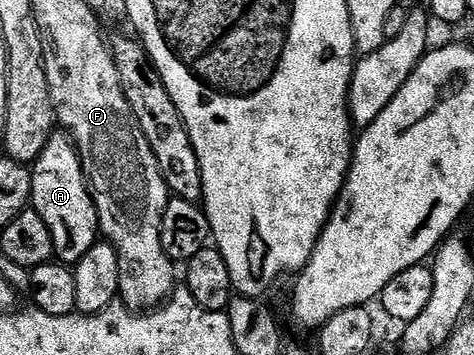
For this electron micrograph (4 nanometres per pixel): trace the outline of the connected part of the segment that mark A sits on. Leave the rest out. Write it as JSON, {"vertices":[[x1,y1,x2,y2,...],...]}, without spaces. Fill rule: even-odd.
{"vertices":[[58,130,46,139,46,145,32,162,32,190,30,204,33,211,44,218,48,234,52,238,54,256,61,263,73,266,84,256,91,255,94,239,99,239,98,211,90,196,90,187,86,185,86,176,82,173,82,163,73,140,65,131]]}

